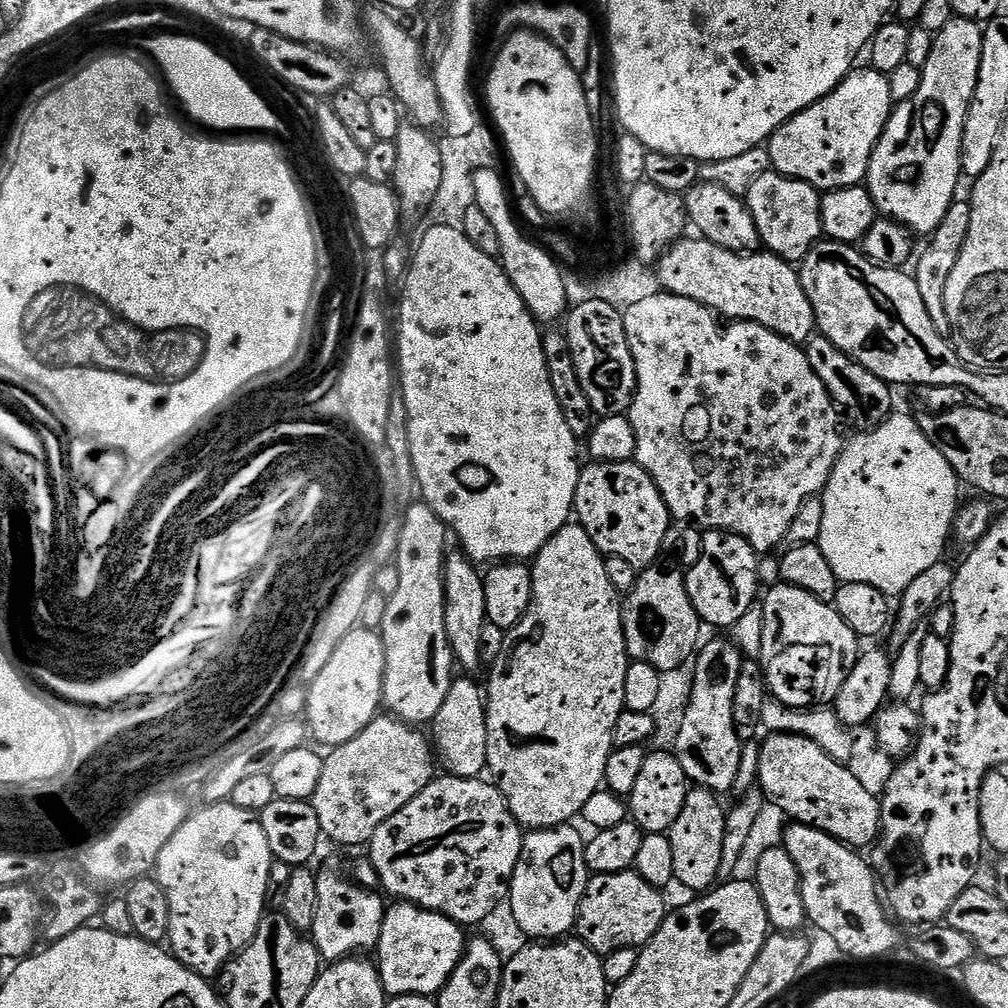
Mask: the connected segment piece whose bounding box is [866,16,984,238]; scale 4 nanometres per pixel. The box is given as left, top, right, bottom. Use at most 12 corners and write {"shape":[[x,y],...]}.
{"shape":[[956,16],[870,158],[881,217],[927,238],[962,181],[984,30]]}

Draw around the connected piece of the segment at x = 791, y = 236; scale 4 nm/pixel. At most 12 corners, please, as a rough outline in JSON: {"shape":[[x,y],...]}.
{"shape":[[773,170],[746,203],[761,245],[802,262],[824,236],[821,193]]}

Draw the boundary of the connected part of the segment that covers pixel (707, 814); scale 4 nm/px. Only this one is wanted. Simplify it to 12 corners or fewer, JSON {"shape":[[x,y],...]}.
{"shape":[[689,787],[667,831],[678,882],[703,894],[719,881],[726,808]]}

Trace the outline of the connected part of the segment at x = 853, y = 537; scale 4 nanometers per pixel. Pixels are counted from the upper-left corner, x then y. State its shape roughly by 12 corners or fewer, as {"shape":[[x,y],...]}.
{"shape":[[915,415],[845,443],[818,543],[899,598],[945,559],[962,481]]}

